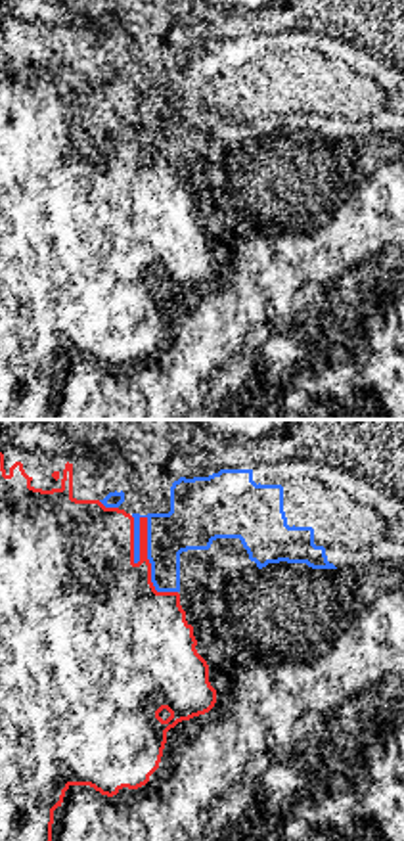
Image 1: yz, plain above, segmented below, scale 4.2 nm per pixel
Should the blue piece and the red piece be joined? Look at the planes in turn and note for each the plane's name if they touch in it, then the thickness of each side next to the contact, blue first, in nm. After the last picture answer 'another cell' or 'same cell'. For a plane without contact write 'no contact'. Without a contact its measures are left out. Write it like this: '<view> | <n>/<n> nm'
yz | 280/340 nm

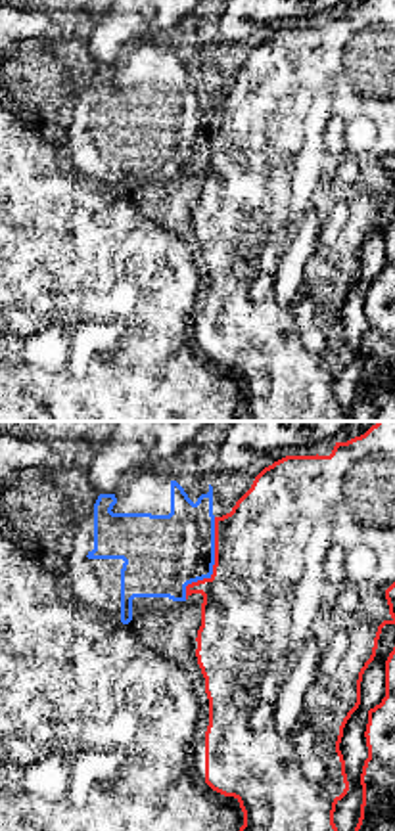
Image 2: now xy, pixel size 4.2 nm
xy | 320/500 nm

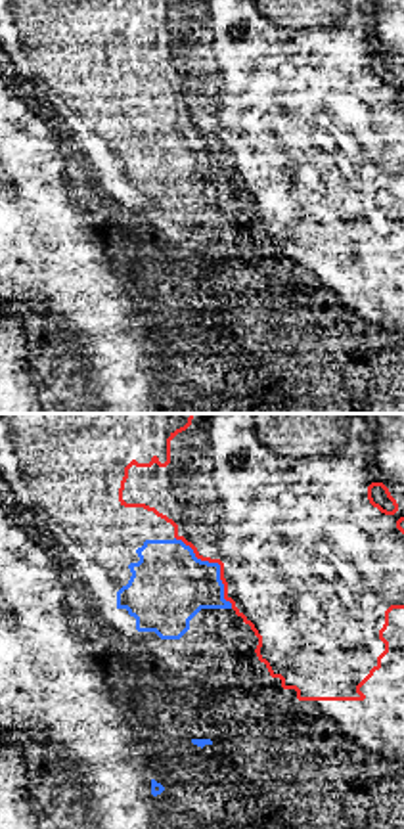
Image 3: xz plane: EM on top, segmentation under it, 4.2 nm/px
xz | 320/500 nm

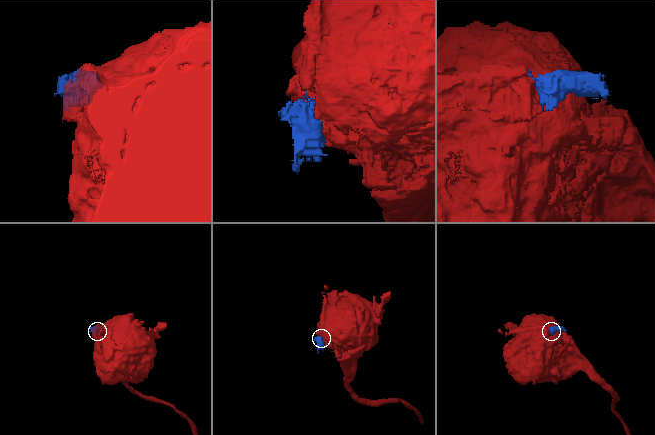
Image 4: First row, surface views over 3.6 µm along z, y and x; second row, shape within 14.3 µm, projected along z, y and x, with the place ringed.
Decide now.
another cell

